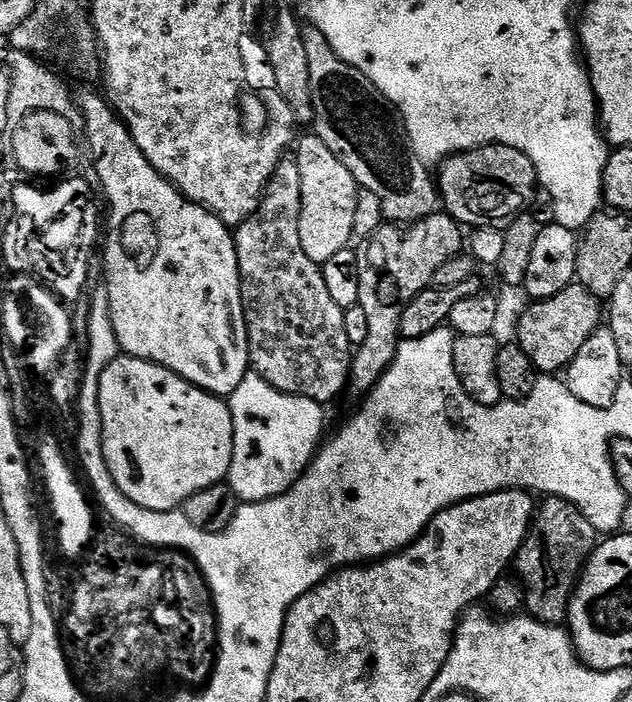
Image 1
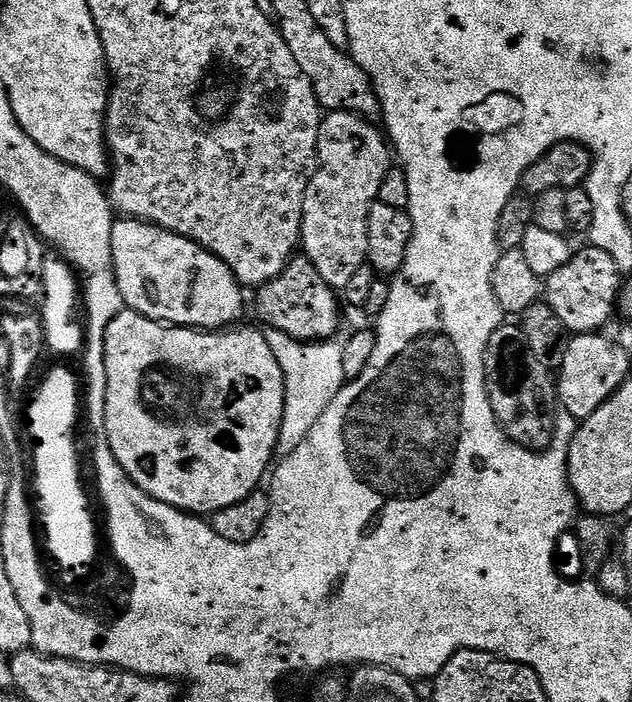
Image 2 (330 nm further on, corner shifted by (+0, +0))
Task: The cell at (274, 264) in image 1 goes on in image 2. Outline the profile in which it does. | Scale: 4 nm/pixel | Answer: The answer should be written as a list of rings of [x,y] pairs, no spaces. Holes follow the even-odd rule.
[[[297,254],[292,257],[282,274],[274,278],[269,284],[263,285],[256,296],[256,308],[260,311],[260,316],[269,325],[269,329],[290,334],[296,340],[305,342],[315,342],[317,340],[330,340],[337,335],[336,331],[340,328],[340,308],[342,309],[342,300],[338,295],[337,289],[331,288],[318,274],[314,262],[310,262],[308,257],[303,254]]]

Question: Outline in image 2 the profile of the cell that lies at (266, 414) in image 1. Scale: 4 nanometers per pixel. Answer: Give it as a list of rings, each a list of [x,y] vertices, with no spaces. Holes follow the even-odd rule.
[[[275,330],[267,333],[270,342],[270,350],[274,350],[274,356],[278,358],[278,364],[282,366],[284,385],[286,386],[286,402],[284,403],[284,417],[276,451],[281,457],[289,456],[302,442],[306,442],[306,434],[314,430],[314,422],[322,418],[326,406],[336,397],[340,389],[344,387],[344,371],[342,370],[343,343],[339,339],[317,340],[305,342],[296,340],[290,334]]]

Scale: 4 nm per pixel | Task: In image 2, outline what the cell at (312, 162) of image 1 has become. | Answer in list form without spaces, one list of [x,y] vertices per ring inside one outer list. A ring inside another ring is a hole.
[[[328,112],[320,122],[318,163],[306,190],[300,243],[303,255],[337,290],[343,290],[354,273],[368,263],[370,210],[380,199],[382,178],[394,164],[389,141],[376,126],[353,112]]]

